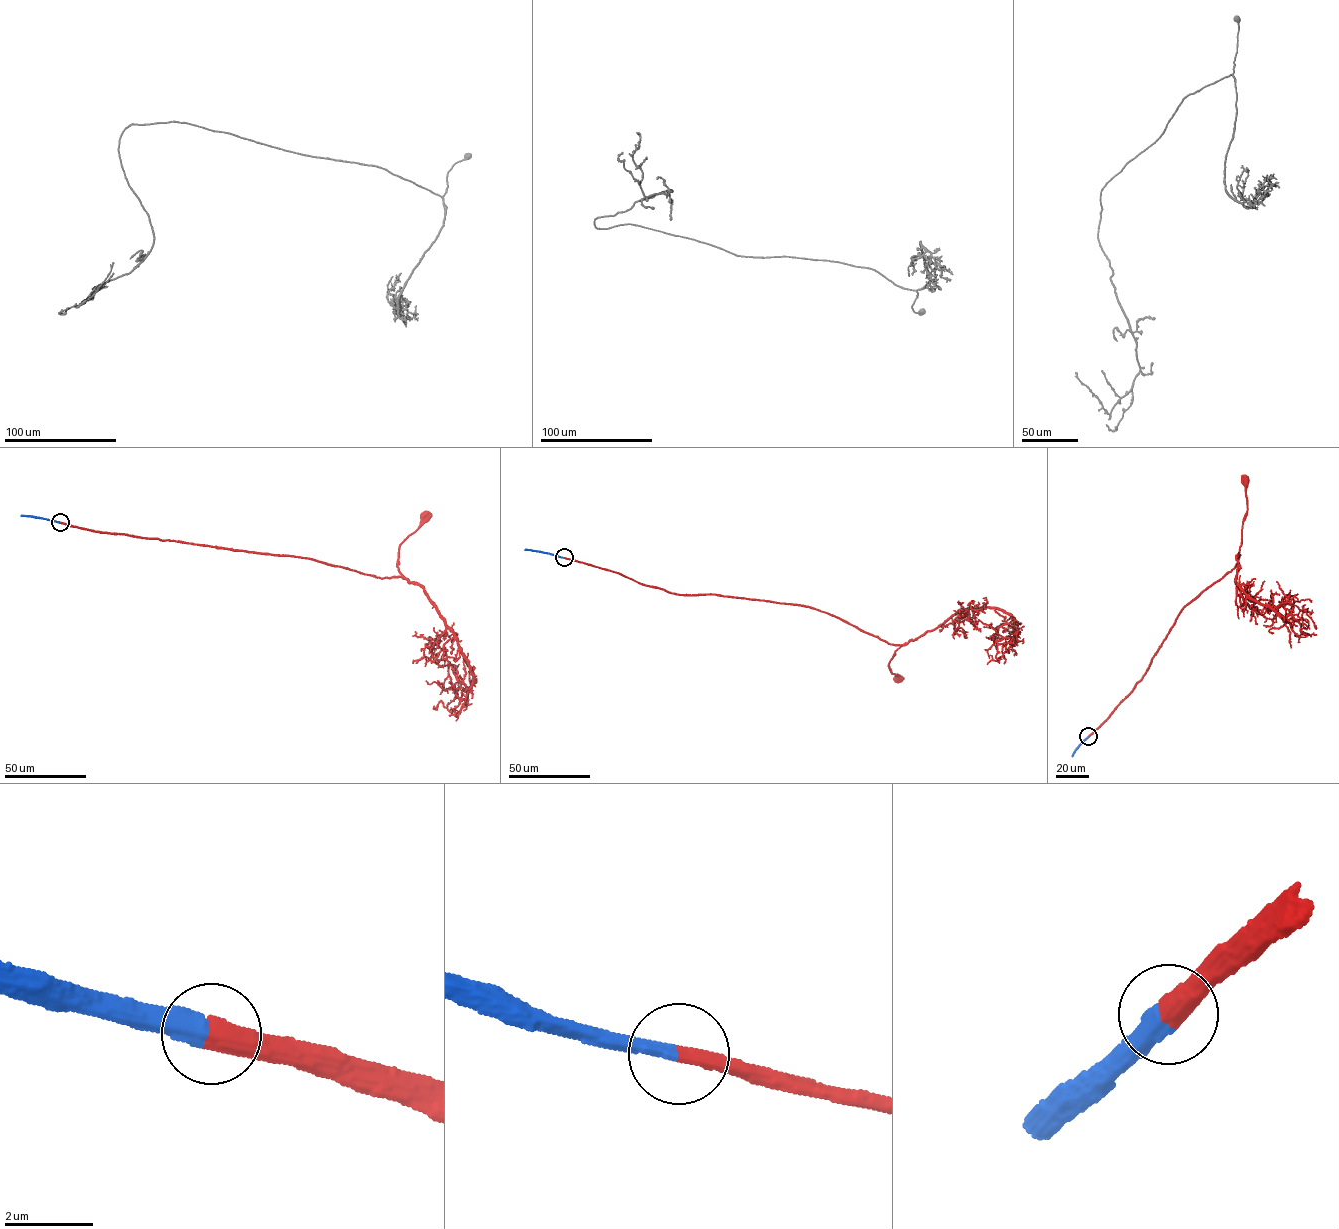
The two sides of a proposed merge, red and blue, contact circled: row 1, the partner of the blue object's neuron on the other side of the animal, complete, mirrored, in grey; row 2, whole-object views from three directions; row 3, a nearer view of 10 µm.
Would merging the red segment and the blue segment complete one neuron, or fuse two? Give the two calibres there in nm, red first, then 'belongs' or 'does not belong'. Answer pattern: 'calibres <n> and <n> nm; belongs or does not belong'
calibres 440 and 400 nm; belongs

